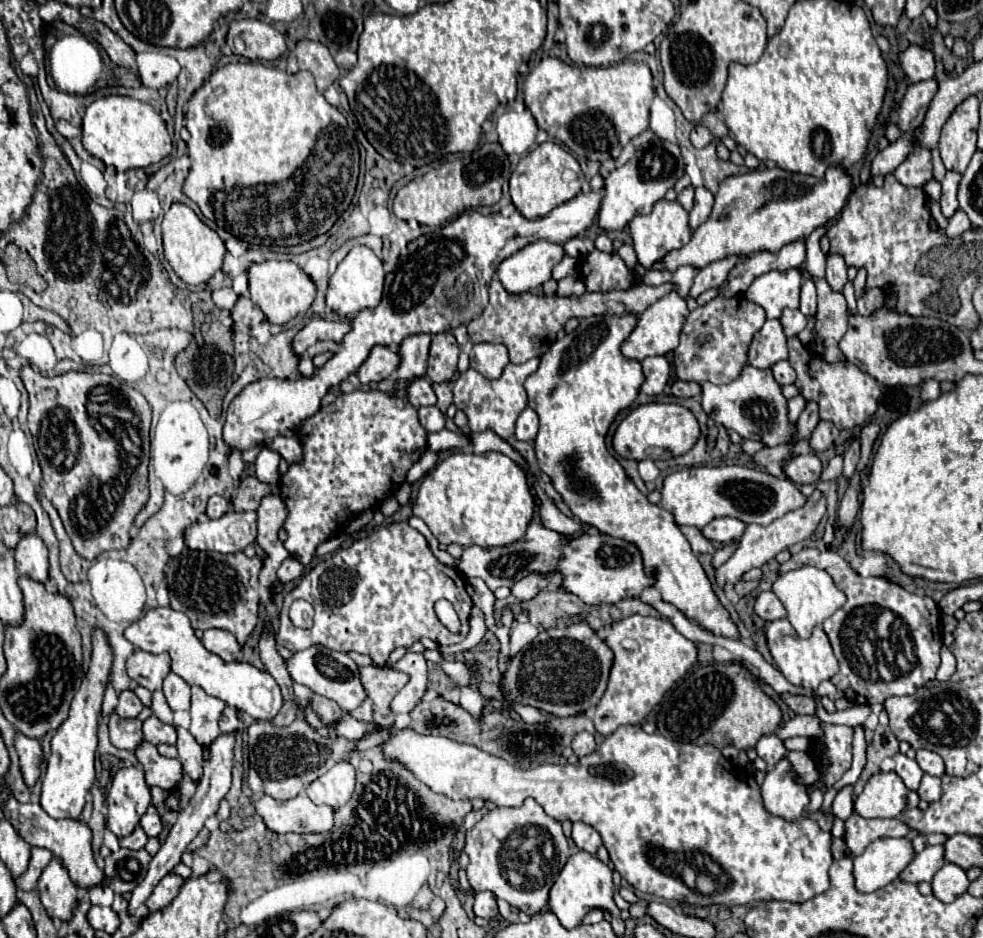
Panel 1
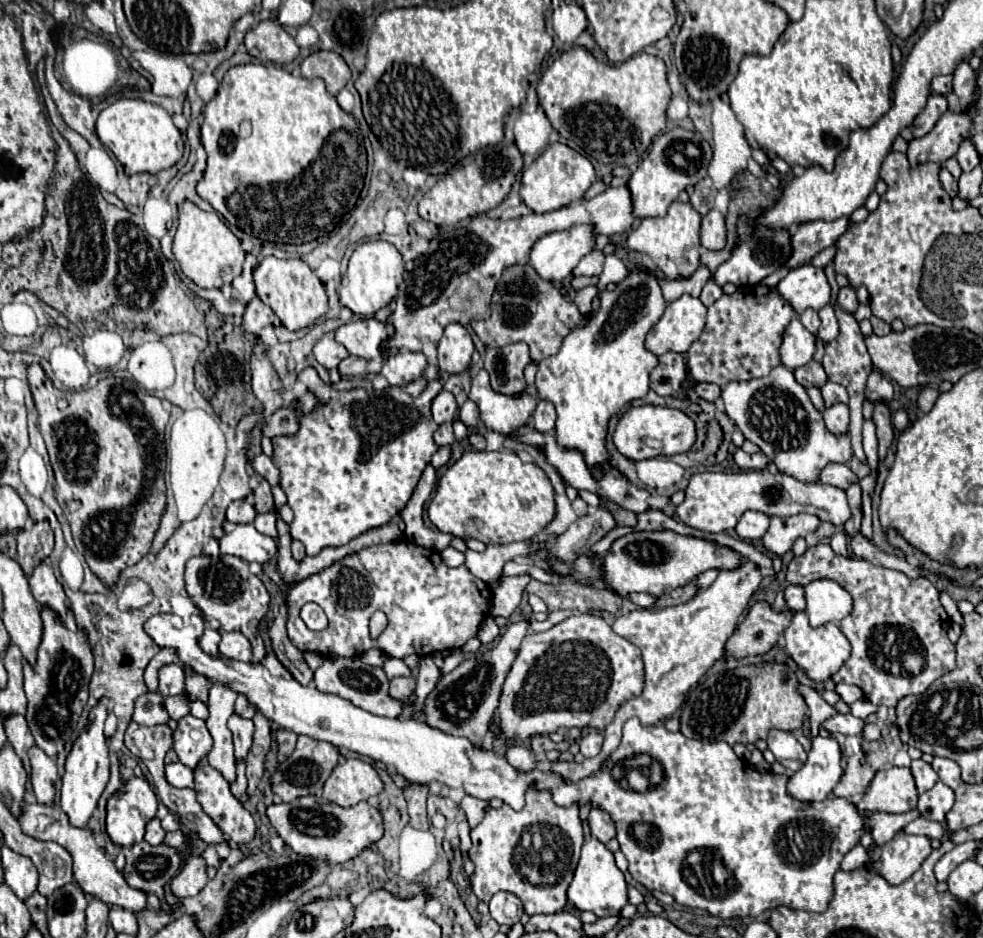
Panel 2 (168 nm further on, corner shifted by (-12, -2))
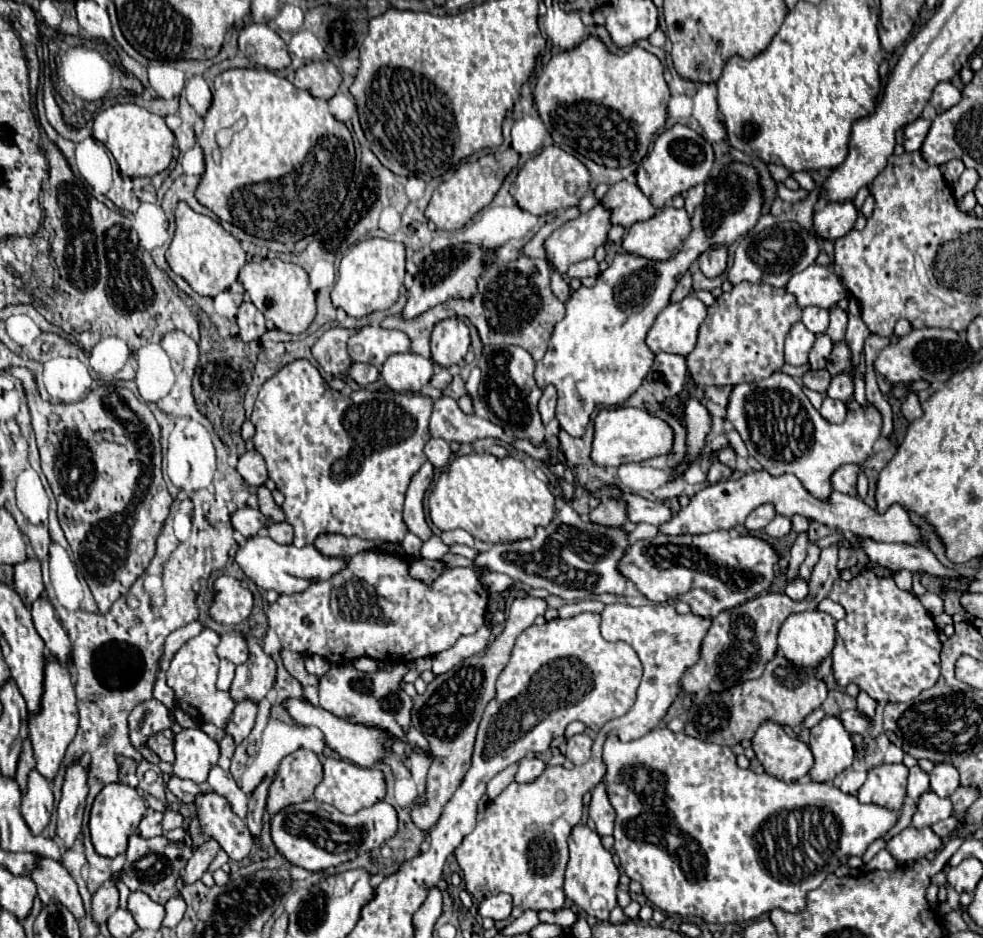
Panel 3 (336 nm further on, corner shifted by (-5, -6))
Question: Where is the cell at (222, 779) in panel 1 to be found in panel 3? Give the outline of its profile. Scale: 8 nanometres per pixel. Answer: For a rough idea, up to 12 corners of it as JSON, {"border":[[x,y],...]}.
{"border":[[237,703],[225,729],[241,743],[251,733],[257,703]]}

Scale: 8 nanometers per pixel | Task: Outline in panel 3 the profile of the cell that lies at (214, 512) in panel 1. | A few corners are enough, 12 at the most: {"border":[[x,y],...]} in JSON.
{"border":[[243,507],[231,523],[241,535],[253,537],[267,527],[259,509]]}

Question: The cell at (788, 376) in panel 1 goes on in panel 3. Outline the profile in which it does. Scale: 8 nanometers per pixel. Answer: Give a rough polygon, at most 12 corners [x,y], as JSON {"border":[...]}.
{"border":[[807,371],[803,385],[825,393],[831,375],[825,371]]}

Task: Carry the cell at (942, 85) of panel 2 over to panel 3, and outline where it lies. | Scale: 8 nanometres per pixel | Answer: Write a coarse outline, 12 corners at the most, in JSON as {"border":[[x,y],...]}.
{"border":[[949,81],[933,89],[929,103],[937,113],[957,105],[961,93]]}

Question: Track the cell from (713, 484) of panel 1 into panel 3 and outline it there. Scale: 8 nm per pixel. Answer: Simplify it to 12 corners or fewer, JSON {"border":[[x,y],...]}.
{"border":[[765,469],[691,497],[663,535],[741,525],[759,505],[875,541],[923,545],[901,505],[859,497],[819,501],[795,475]]}

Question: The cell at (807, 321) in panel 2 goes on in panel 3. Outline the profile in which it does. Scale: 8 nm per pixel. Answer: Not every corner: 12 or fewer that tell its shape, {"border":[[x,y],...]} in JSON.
{"border":[[821,307],[803,311],[805,327],[823,333],[829,327],[829,311]]}

